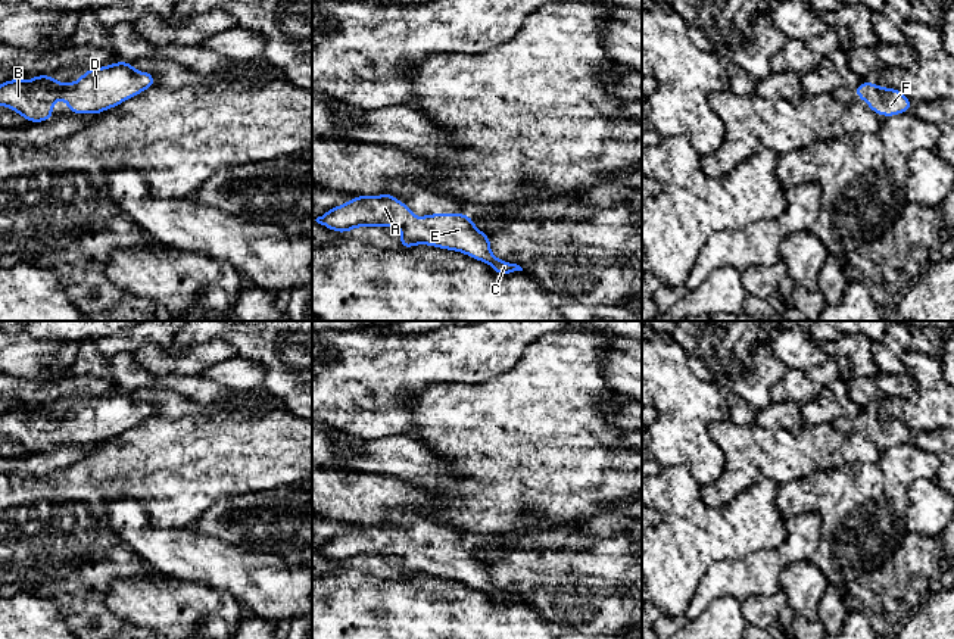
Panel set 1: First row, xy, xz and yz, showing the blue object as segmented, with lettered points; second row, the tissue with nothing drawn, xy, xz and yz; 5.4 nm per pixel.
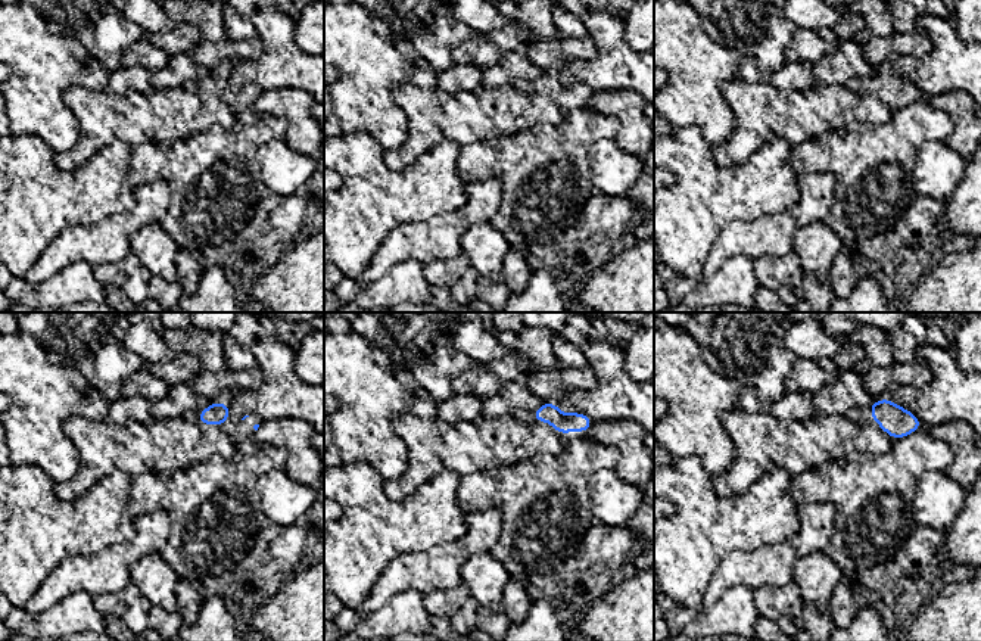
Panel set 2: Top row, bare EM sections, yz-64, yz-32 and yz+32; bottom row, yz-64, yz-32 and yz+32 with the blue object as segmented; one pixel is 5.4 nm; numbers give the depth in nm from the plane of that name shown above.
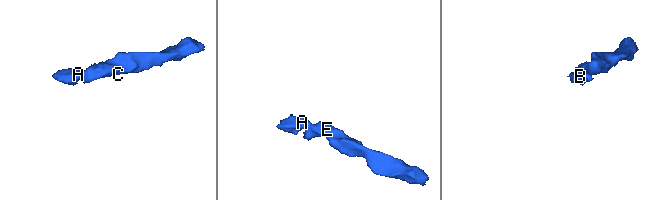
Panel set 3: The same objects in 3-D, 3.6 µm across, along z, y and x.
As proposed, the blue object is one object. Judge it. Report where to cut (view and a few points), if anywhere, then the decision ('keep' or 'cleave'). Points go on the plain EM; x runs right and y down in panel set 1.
no cut; keep

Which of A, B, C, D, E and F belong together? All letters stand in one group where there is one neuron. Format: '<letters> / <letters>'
A B C D E F

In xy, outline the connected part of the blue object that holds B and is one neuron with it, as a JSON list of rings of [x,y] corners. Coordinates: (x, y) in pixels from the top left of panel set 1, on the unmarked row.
[[[130,392],[85,399],[75,412],[57,412],[53,405],[32,405],[31,411],[9,409],[0,414],[0,436],[21,443],[26,452],[46,452],[52,436],[65,428],[68,443],[97,445],[156,415],[147,400],[137,402]]]

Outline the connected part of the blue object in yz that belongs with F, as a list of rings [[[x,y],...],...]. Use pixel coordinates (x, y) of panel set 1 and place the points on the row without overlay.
[[[861,411],[854,418],[858,428],[864,430],[867,436],[882,446],[894,446],[911,440],[913,433],[908,427],[897,418],[880,418],[876,412]]]

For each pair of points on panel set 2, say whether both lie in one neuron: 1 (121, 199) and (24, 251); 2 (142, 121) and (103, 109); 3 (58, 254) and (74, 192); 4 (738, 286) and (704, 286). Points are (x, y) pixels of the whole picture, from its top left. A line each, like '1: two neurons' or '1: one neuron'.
1: one neuron
2: one neuron
3: two neurons
4: one neuron

